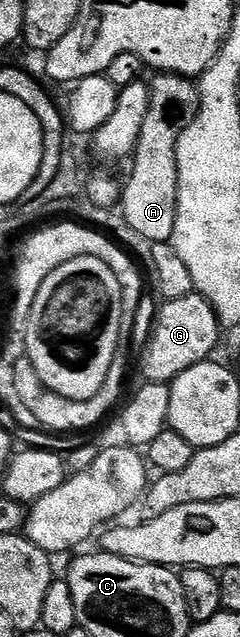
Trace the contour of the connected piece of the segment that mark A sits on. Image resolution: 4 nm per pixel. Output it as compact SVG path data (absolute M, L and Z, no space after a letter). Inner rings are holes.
M158 73L153 76L154 80L149 80L148 86L150 88L150 104L148 105L148 117L144 117L144 125L140 125L140 137L134 146L134 153L132 162L129 164L130 176L127 177L126 183L124 179L124 186L122 187L122 198L120 200L121 218L133 230L140 235L141 238L146 238L150 243L170 243L174 238L174 230L176 229L176 213L178 212L178 170L176 169L176 149L180 137L184 133L184 129L188 129L188 125L192 125L192 121L198 115L198 89L193 78L184 75L172 75L169 73Z

